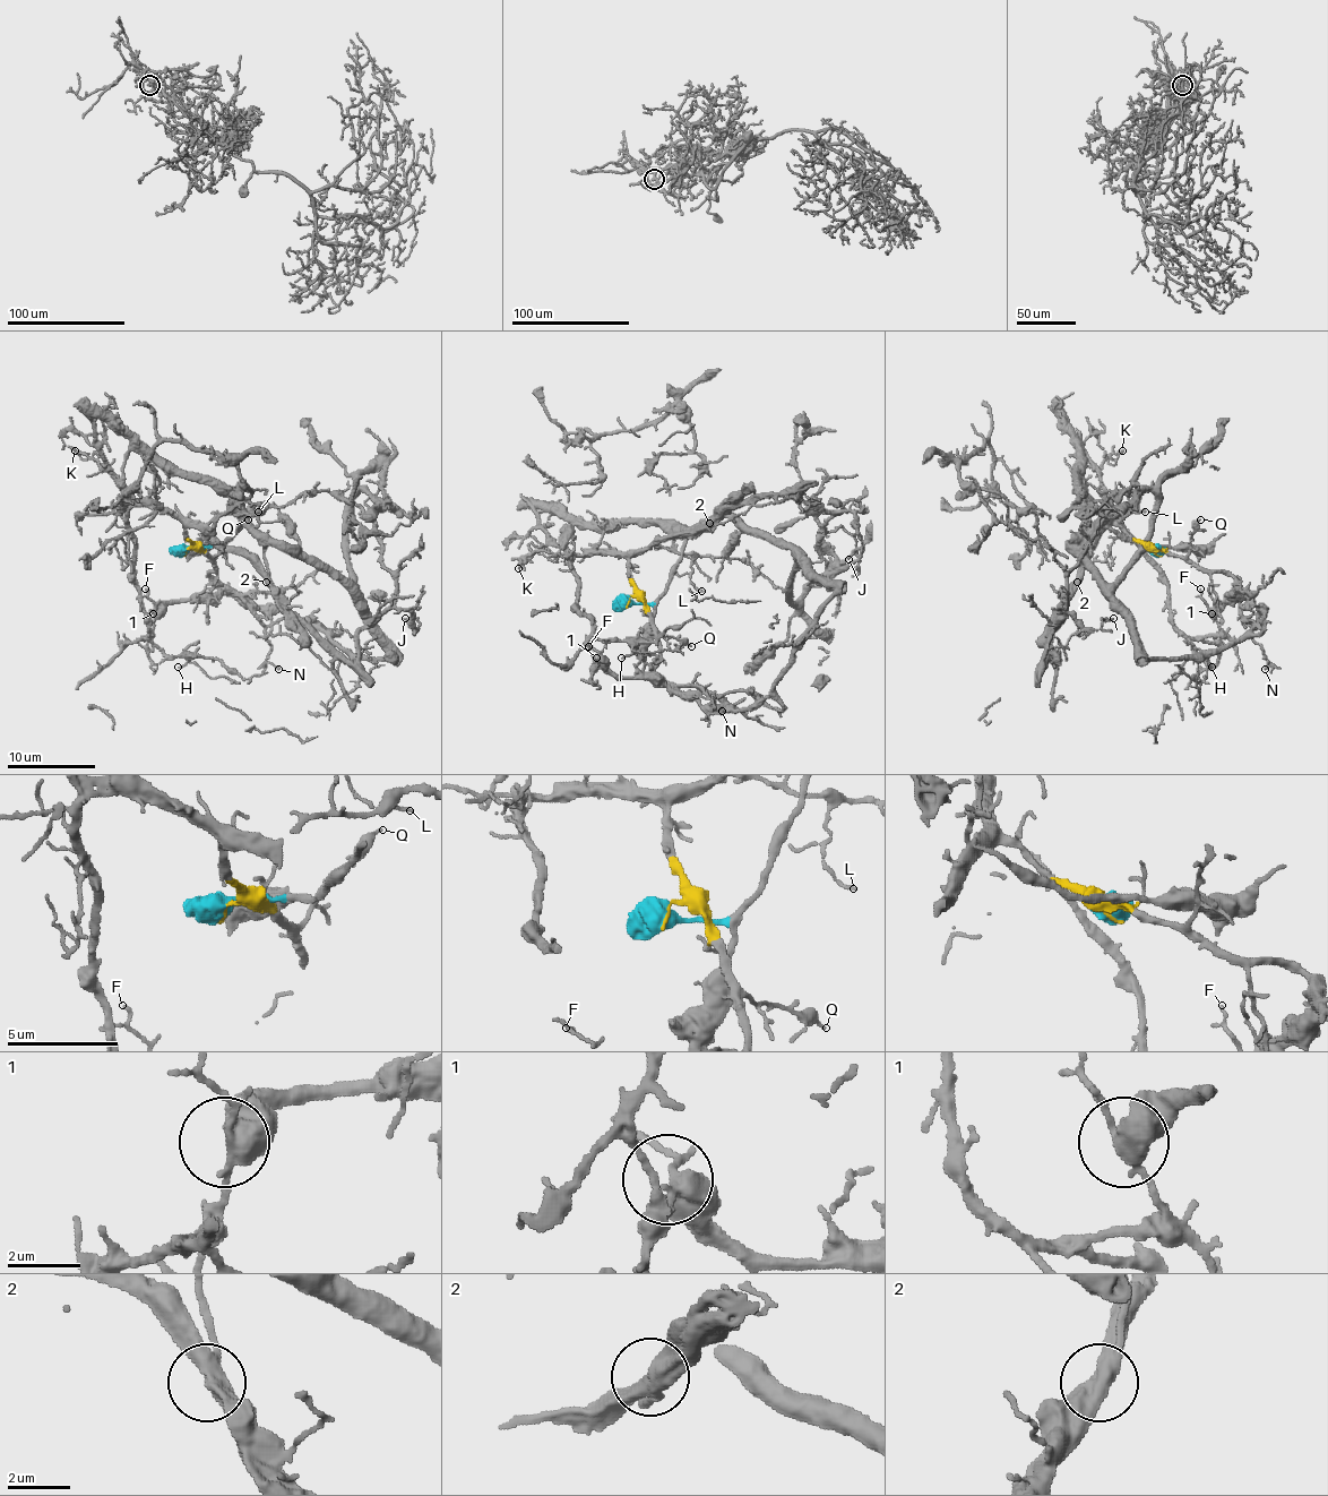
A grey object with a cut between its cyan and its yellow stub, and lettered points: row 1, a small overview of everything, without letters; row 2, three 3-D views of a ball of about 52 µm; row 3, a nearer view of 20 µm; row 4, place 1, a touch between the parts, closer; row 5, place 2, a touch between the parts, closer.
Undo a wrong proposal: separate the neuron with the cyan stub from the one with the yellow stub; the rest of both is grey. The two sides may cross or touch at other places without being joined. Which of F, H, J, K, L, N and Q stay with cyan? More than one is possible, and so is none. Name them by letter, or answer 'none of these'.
none of these

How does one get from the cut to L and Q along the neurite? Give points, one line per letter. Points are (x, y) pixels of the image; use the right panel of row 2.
L: (1155, 552), (1113, 524), (1101, 519), (1111, 512), (1144, 512)
Q: (1155, 552), (1150, 549), (1183, 557), (1190, 551), (1190, 533), (1199, 519)

